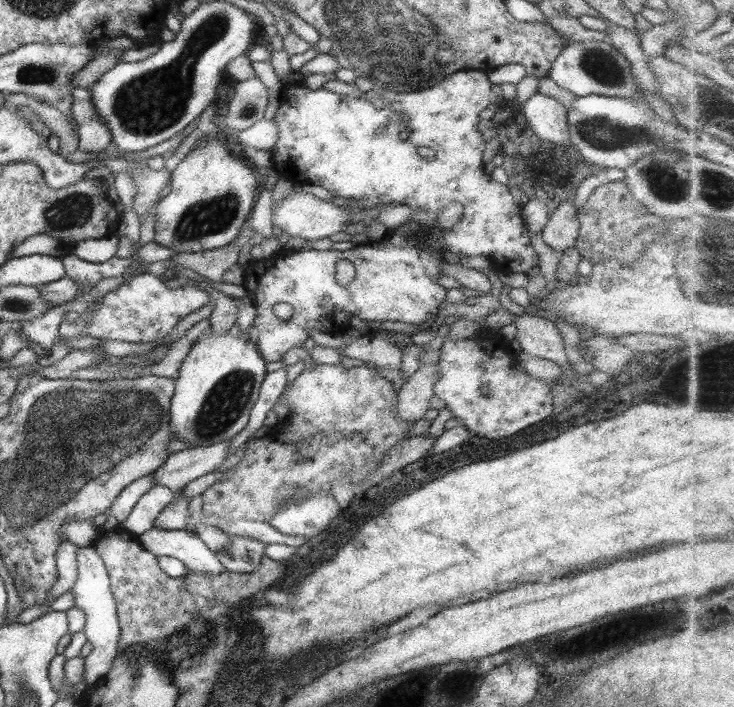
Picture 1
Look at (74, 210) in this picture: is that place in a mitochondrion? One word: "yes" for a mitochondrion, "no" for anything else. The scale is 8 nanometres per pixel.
yes

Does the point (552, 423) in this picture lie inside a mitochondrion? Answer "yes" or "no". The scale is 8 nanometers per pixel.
no

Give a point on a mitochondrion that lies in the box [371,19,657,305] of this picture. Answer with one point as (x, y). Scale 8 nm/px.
(601, 66)

